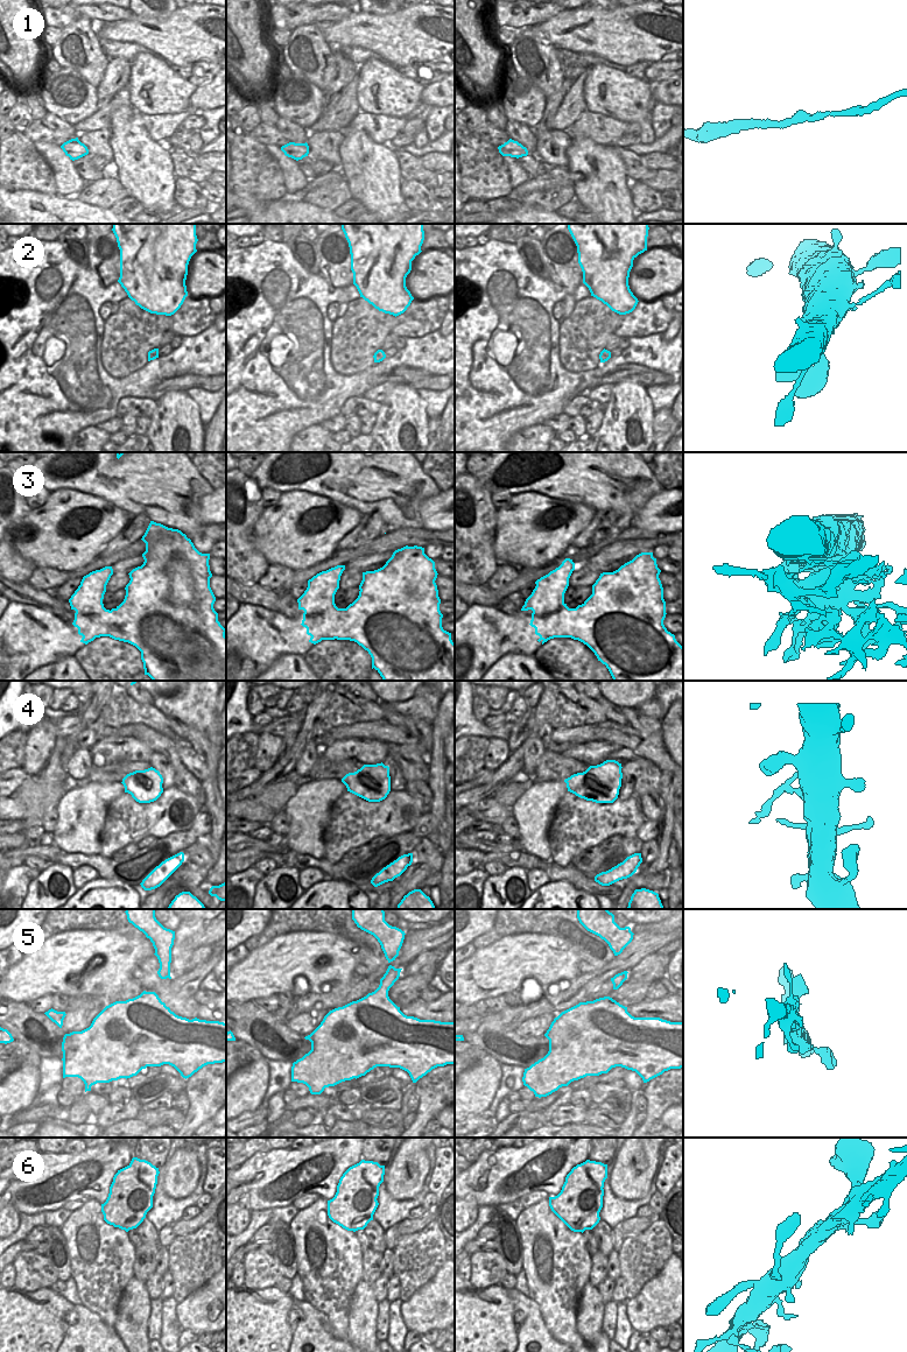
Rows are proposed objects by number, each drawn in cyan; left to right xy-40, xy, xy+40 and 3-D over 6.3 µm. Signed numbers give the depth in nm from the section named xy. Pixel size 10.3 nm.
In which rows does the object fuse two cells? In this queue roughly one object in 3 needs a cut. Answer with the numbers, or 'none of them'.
3

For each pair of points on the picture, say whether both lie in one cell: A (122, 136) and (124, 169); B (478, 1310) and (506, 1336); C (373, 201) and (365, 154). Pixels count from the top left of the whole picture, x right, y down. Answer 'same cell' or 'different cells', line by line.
A: same cell
B: same cell
C: same cell

